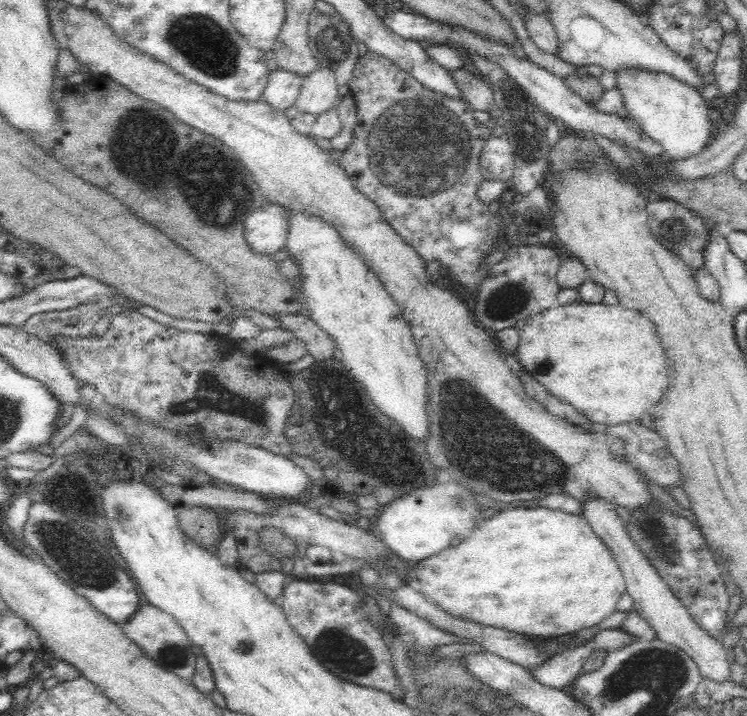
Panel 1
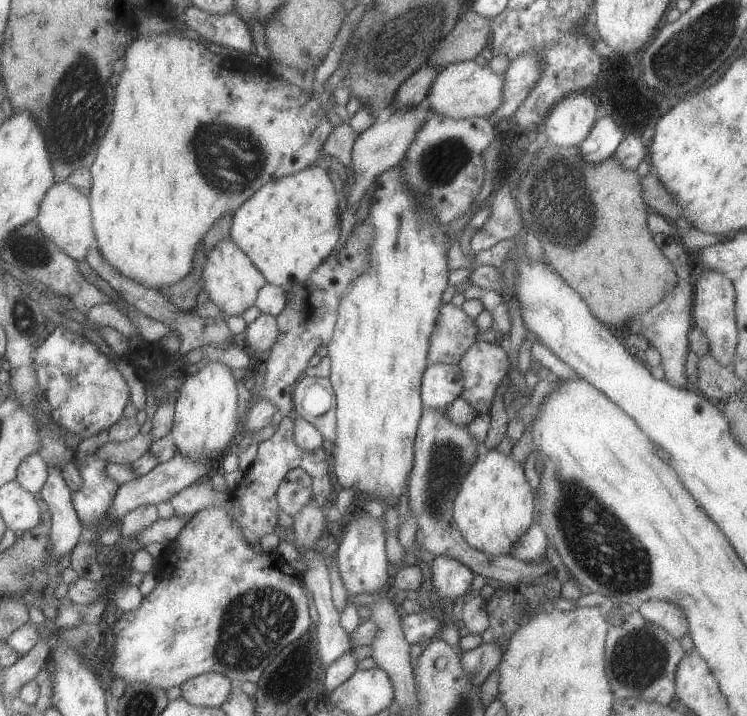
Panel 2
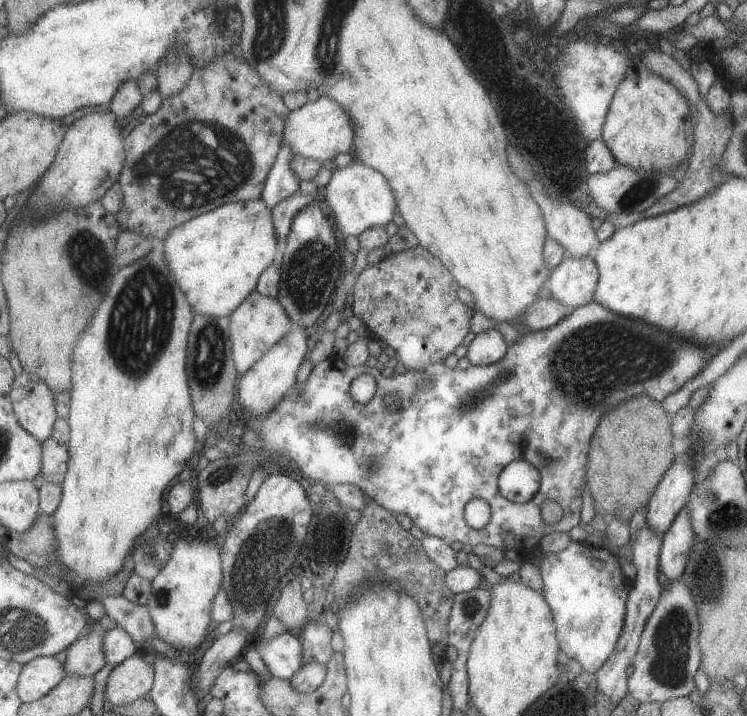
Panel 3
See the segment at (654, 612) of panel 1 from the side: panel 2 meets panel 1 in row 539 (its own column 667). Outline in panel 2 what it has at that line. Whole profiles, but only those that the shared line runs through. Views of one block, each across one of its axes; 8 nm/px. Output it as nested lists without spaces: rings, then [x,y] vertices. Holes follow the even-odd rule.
[[[649,600],[636,607],[636,610],[647,622],[657,624],[665,632],[669,632],[669,636],[674,636],[675,640],[680,641],[682,636],[688,633],[687,619],[681,608],[671,602]]]

